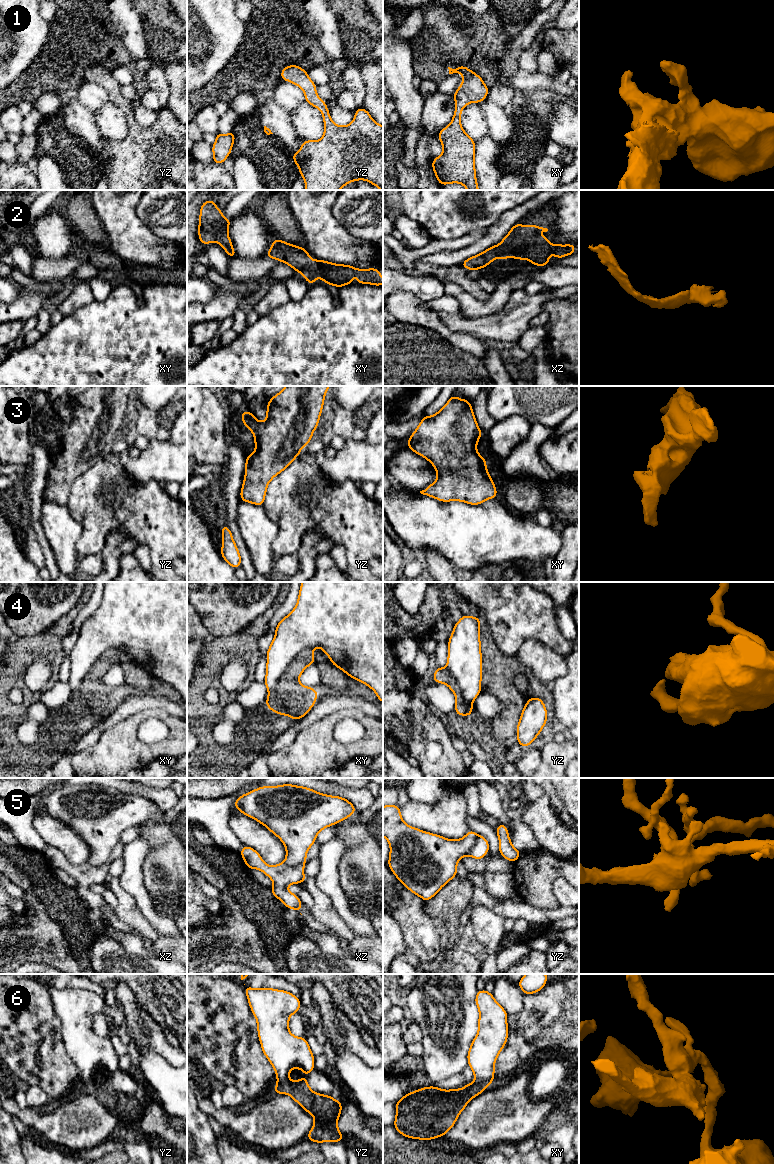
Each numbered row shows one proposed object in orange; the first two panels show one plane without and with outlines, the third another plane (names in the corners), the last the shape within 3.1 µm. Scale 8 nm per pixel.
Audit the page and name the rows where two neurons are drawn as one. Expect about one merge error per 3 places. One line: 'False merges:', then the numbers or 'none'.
False merges: 4, 5, 6

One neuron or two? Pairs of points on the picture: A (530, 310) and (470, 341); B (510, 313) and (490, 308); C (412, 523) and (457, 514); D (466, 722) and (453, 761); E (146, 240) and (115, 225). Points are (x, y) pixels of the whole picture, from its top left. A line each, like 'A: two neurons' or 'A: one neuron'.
A: two neurons
B: two neurons
C: one neuron
D: two neurons
E: one neuron

